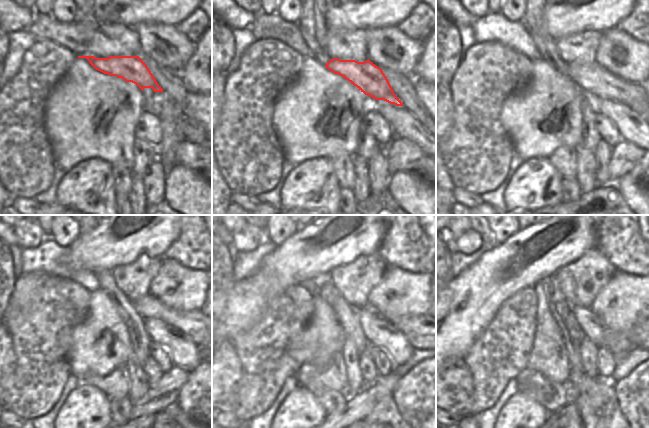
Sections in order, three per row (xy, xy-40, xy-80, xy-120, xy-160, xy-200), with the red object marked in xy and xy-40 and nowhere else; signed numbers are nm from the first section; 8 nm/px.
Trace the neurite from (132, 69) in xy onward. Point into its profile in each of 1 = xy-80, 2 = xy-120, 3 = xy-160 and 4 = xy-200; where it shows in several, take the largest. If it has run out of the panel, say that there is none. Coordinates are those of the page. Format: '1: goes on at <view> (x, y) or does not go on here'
1: goes on at xy-80 (593, 79)
2: goes on at xy-120 (148, 306)
3: goes on at xy-160 (415, 321)
4: goes on at xy-200 (639, 326)

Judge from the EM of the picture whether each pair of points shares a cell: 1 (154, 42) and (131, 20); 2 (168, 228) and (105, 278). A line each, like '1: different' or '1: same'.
1: different
2: different

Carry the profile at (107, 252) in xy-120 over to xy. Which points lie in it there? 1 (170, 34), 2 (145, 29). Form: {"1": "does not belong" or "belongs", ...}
{"1": "does not belong", "2": "does not belong"}

